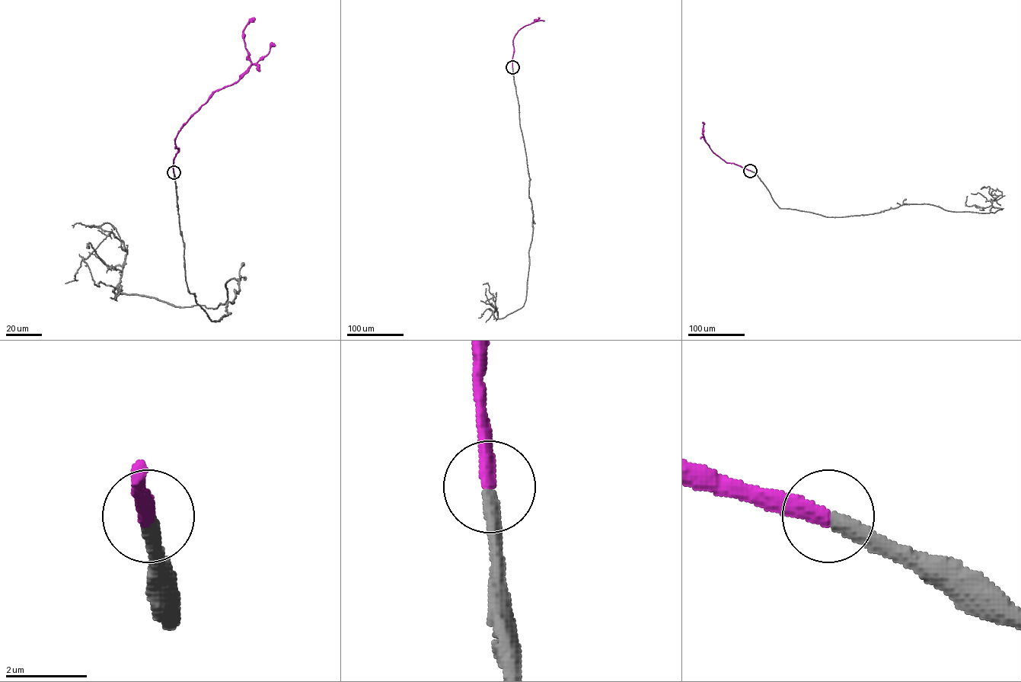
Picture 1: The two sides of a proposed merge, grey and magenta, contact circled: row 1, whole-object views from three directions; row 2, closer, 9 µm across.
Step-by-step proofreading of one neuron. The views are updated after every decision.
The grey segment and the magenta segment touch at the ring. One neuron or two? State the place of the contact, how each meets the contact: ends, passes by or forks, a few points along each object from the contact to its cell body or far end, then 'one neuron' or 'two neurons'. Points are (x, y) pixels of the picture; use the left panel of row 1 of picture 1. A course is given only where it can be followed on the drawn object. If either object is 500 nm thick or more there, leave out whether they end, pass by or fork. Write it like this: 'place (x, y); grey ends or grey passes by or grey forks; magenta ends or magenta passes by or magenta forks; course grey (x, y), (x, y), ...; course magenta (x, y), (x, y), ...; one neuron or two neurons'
place (173, 172); grey ends; magenta ends; course grey (173, 172), (188, 290), (229, 314), (239, 279), (217, 308), (116, 294), (112, 233), (65, 283); course magenta (173, 172), (180, 129), (215, 91), (248, 70), (251, 61), (243, 30), (255, 18); one neuron

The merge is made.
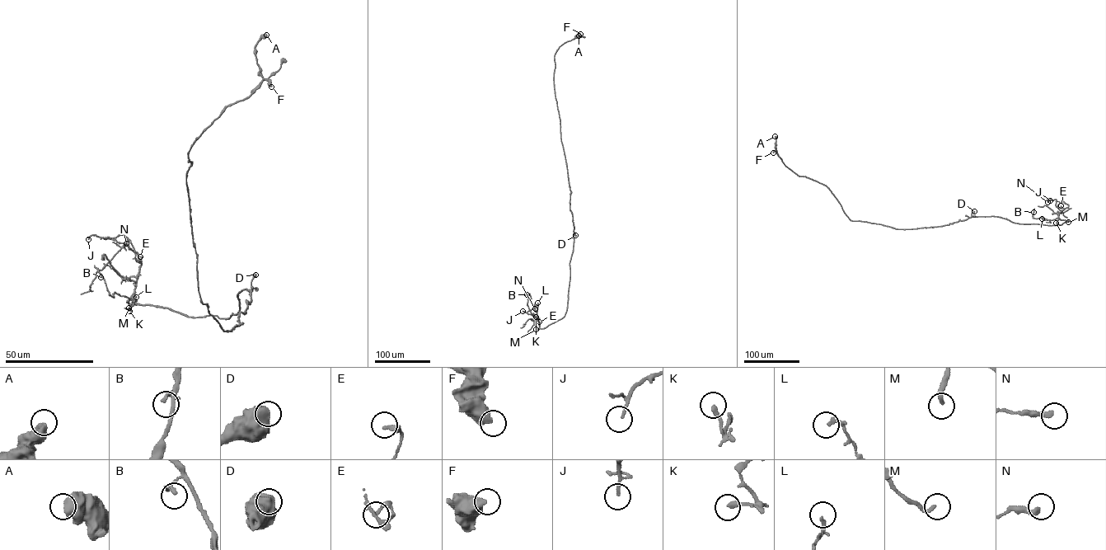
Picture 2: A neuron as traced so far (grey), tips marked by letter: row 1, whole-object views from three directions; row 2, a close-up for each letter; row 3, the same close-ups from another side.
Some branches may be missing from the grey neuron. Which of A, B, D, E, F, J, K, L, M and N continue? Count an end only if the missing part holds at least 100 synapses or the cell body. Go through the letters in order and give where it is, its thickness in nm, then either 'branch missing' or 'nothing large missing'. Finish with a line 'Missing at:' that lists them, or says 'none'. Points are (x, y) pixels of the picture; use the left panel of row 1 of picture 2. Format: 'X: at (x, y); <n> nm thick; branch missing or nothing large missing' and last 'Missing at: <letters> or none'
A: at (266, 35); 600 nm thick; nothing large missing
B: at (100, 277); 120 nm thick; nothing large missing
D: at (255, 274); 700 nm thick; nothing large missing
E: at (140, 256); 190 nm thick; nothing large missing
F: at (271, 86); 550 nm thick; nothing large missing
J: at (88, 239); 100 nm thick; nothing large missing
K: at (129, 311); 280 nm thick; nothing large missing
L: at (136, 297); 200 nm thick; nothing large missing
M: at (128, 307); 200 nm thick; branch missing
N: at (126, 243); 320 nm thick; nothing large missing
Missing at: M

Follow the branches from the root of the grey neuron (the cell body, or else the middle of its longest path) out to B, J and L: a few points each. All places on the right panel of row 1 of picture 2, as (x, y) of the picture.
B: (934, 227), (978, 216), (998, 216), (1022, 223), (1061, 225), (1067, 221), (1033, 218), (1033, 212)
J: (934, 227), (978, 216), (1022, 223), (1067, 221), (1058, 218), (1064, 209), (1056, 207), (1056, 199), (1050, 200)
L: (934, 227), (978, 216), (998, 216), (1022, 223), (1061, 225), (1067, 221), (1058, 218), (1042, 218)

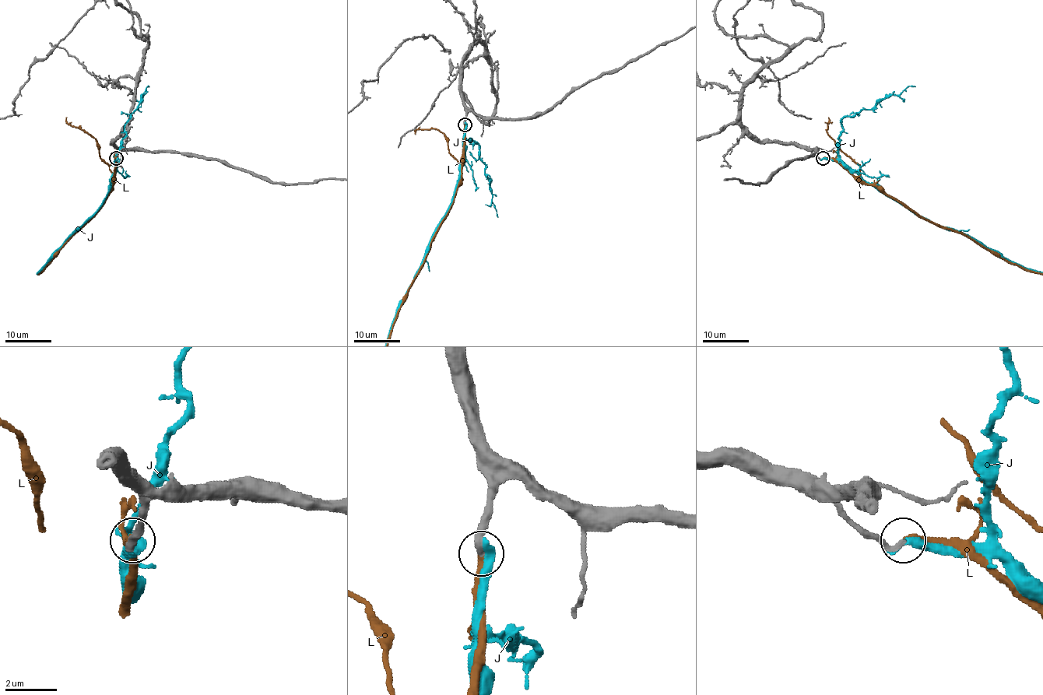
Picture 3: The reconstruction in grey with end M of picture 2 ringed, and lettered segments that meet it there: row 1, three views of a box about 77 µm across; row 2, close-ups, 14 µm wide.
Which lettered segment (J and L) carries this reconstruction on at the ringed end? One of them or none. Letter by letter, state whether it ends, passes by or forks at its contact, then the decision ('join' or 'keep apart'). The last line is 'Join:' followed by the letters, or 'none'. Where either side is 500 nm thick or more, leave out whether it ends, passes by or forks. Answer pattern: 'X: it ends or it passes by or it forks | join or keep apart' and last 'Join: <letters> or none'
J: it ends | keep apart
L: it ends | join
Join: L

